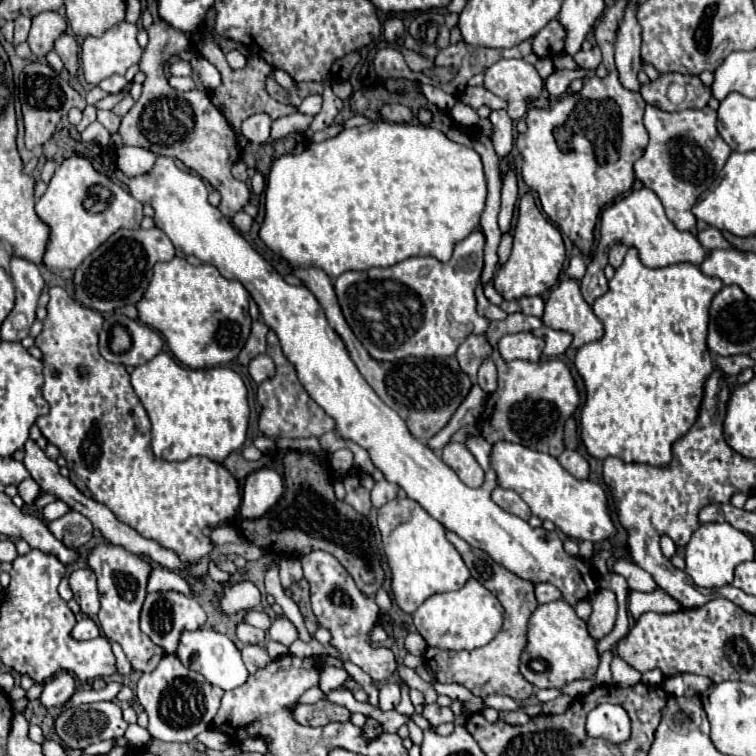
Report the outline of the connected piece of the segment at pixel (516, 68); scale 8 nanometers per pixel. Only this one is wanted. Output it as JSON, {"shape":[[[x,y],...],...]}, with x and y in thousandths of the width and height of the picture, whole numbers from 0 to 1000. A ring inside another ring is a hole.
{"shape":[[[661,78],[640,97],[640,115],[672,136],[672,152],[685,160],[698,147],[698,131],[720,123],[720,107],[693,78]]]}

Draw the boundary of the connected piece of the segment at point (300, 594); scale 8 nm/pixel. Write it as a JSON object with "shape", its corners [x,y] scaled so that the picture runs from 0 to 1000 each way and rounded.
{"shape":[[[399,766],[399,769],[389,771],[389,774],[384,774],[384,776],[378,779],[378,787],[381,787],[384,792],[389,792],[392,800],[397,803],[397,811],[399,811],[399,816],[402,816],[405,832],[407,832],[410,840],[413,840],[413,837],[421,832],[421,824],[418,824],[415,811],[413,811],[413,806],[410,806],[410,776],[407,776],[407,769]]]}

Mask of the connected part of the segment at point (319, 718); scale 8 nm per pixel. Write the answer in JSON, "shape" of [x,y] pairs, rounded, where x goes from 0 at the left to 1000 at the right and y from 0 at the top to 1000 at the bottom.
{"shape":[[[423,925],[421,930],[413,933],[394,933],[389,938],[389,951],[399,959],[429,959],[437,954],[460,954],[463,951],[463,940],[452,933],[444,933],[434,925]]]}

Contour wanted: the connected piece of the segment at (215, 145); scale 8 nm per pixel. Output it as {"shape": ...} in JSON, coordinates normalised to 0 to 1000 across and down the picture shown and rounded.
{"shape":[[[214,25],[201,30],[201,36],[196,38],[196,60],[185,81],[185,91],[193,97],[190,120],[177,142],[164,152],[156,176],[164,192],[190,194],[206,205],[235,210],[249,224],[259,226],[294,258],[288,276],[296,287],[304,290],[331,266],[331,250],[325,247],[325,242],[312,239],[304,229],[304,218],[317,210],[312,179],[302,160],[294,155],[294,149],[278,136],[275,123],[259,118],[235,120],[222,112],[222,104],[217,99],[217,83],[226,74],[235,74],[245,81],[254,78],[257,67],[251,62],[249,45],[225,36]]]}

